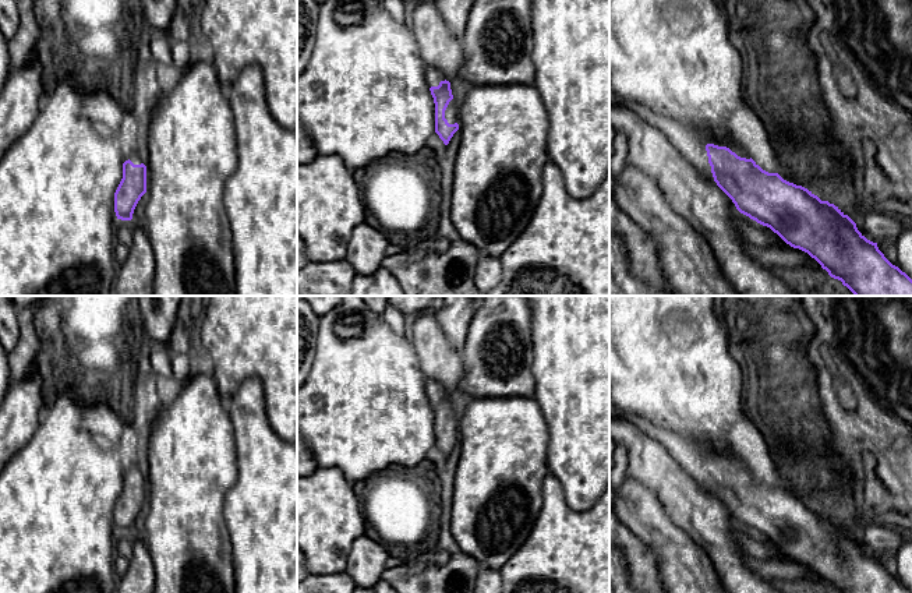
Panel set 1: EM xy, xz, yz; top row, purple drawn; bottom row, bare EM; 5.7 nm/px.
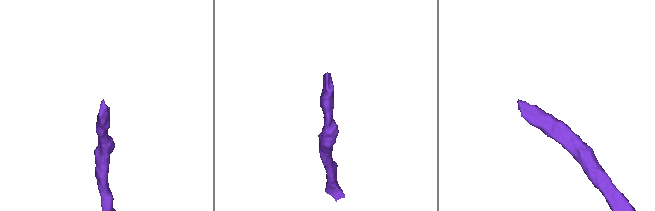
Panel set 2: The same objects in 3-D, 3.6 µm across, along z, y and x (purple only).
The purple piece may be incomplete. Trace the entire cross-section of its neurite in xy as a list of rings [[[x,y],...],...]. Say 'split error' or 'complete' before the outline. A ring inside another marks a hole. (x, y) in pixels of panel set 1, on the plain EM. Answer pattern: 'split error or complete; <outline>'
split error; [[[138,465],[123,476],[123,491],[114,505],[114,525],[117,532],[131,533],[134,522],[146,505],[146,479]]]

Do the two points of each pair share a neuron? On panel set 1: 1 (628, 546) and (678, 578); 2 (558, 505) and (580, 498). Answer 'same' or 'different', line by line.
1: different
2: different

